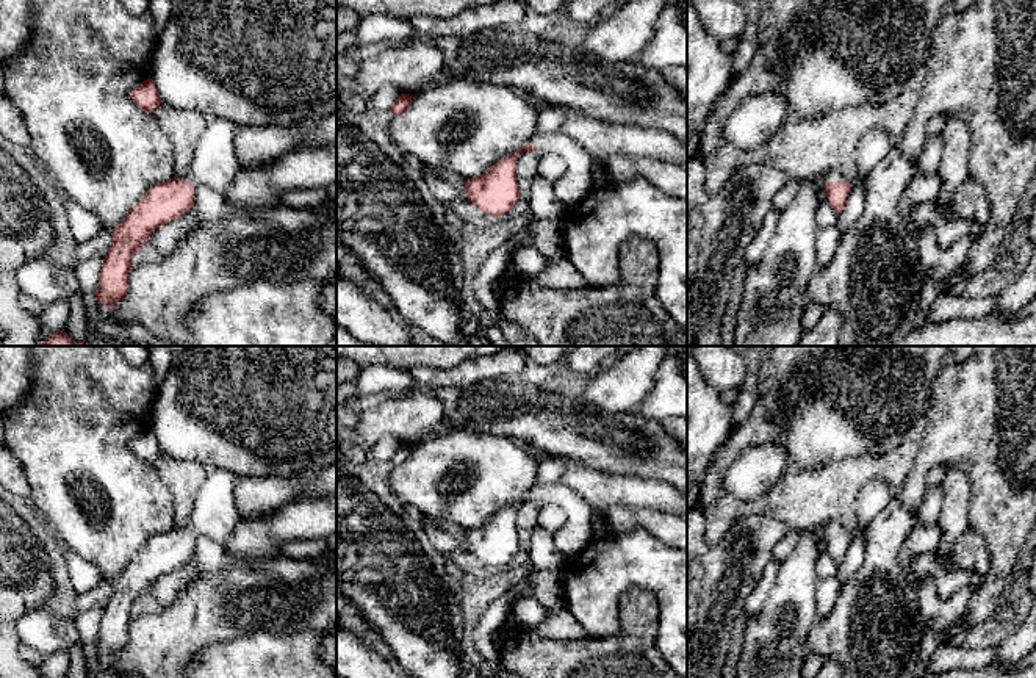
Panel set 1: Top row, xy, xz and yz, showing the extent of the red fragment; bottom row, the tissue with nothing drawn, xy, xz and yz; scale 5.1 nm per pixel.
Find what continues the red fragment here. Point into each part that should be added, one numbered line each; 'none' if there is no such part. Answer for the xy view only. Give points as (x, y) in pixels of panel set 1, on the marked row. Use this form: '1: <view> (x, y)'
1: xy (215, 163)

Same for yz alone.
1: yz (830, 174)

